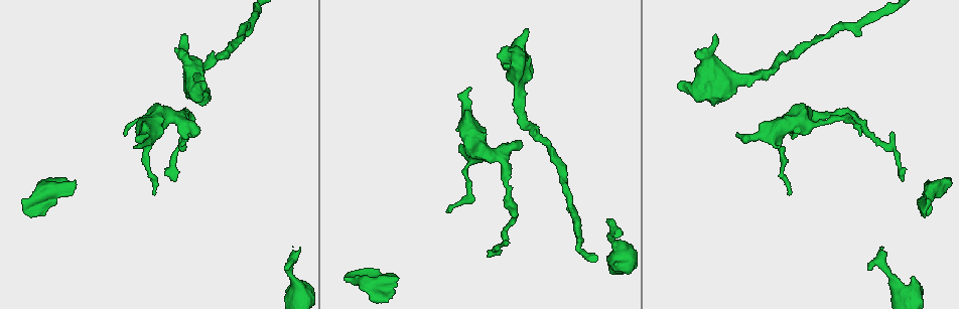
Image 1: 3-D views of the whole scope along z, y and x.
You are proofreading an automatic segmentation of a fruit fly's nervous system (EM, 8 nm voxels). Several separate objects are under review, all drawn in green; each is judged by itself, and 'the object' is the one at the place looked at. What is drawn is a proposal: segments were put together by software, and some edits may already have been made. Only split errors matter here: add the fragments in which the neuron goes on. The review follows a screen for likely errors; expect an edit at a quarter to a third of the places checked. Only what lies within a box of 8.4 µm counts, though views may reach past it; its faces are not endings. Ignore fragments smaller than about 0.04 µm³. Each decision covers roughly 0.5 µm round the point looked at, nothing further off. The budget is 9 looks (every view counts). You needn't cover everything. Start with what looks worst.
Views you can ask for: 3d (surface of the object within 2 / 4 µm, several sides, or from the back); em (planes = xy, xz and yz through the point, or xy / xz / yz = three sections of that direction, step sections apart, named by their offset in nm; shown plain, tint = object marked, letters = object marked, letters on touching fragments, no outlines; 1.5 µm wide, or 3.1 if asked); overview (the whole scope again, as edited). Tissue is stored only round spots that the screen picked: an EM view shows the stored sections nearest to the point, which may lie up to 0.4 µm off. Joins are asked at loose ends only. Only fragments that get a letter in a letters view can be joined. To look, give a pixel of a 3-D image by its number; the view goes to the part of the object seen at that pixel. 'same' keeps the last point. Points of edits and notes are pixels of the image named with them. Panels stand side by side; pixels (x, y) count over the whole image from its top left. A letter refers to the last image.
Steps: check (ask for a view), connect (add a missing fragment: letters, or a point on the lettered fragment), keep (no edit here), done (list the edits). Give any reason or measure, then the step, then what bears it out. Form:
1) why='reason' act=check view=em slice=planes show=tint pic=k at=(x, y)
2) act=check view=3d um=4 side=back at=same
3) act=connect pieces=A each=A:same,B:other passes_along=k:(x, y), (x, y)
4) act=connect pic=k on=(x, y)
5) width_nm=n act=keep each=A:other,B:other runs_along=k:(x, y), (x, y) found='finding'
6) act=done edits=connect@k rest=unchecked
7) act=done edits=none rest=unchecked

why='an open end' act=check view=em slice=yz step=4 show=tint pic=1 at=(45, 213)

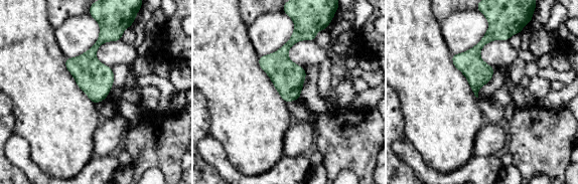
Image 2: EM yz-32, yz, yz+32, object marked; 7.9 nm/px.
why='cut it another way' act=check view=em slice=planes show=letters at=same

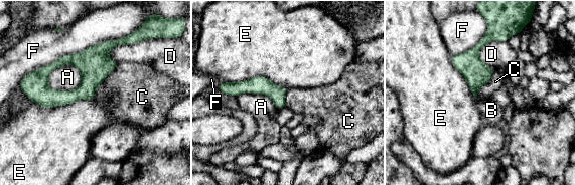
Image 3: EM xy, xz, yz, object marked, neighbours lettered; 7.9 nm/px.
act=keep each=A:other,B:other,C:other,D:other,E:other,F:other border=3:(118, 63), (96, 88), (93, 97) found='no lettered fragment goes on from it'

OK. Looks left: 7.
why='free end' act=check view=em slice=planes show=letters pic=1 at=(883, 248)

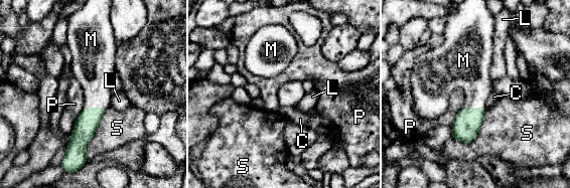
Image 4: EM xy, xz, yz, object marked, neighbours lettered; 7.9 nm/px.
act=connect pieces=M each=C:other,L:other,M:same,P:other,S:other passes_along=4:(86, 125), (95, 108), (95, 76) found='the neuron continues'

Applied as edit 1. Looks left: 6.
why='redraw' act=check view=overview

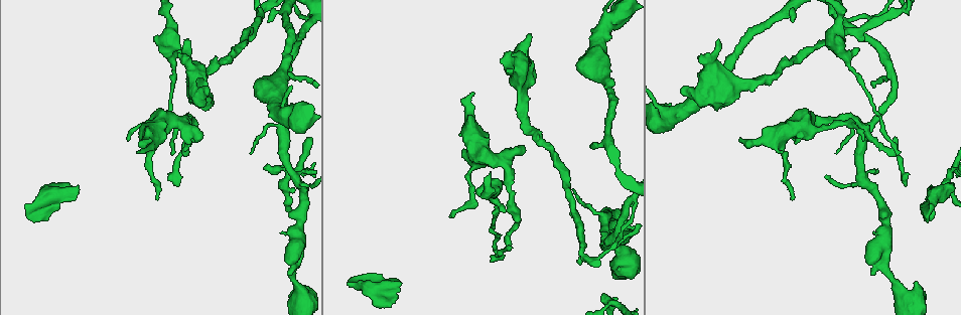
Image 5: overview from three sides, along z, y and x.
why='tapers out' act=check view=3d um=2 side=back pic=5 at=(129, 140)

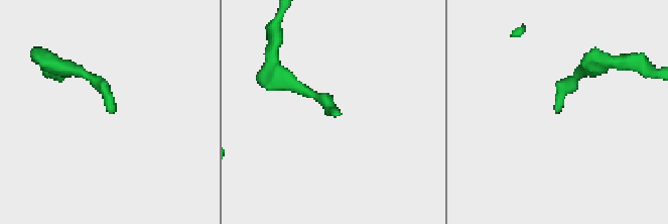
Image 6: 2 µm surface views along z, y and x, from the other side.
act=check view=em slice=planes show=letters pic=6 at=(556, 113)

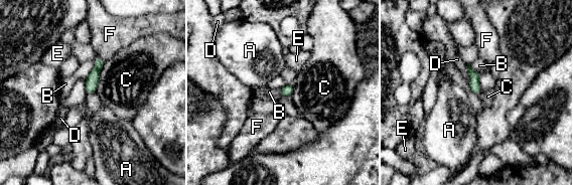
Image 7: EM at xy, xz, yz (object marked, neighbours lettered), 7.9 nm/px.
act=keep each=A:other,B:other,C:other,D:other,E:other,F:other border=7:(104, 61), (95, 90) found='no lettered fragment goes on from it'

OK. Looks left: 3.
why='free end' act=check view=em slice=yz step=4 show=tint pic=5 at=(499, 257)

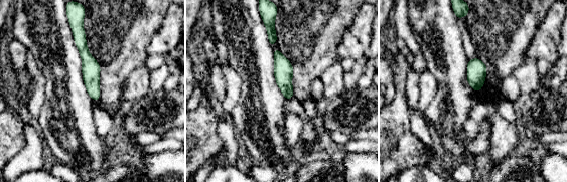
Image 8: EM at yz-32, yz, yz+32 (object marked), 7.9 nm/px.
why='cut it another way' act=check view=em slice=planes show=tint at=same

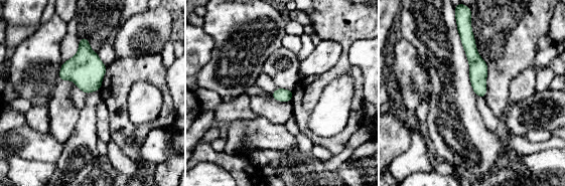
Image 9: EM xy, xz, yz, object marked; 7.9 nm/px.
act=check view=em slice=planes show=letters at=same

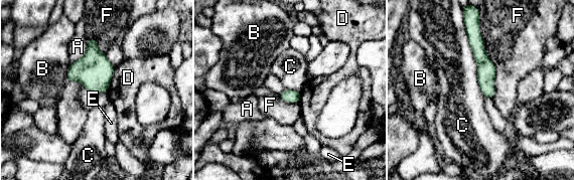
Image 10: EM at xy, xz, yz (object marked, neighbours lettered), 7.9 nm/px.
width_nm=100 act=keep each=A:other,B:other,C:other,D:other,E:other,F:other runs_along=10:(472, 15), (473, 35), (490, 95) found='none of them fits'

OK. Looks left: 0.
act=done edits=connect@4 rest=unchecked

